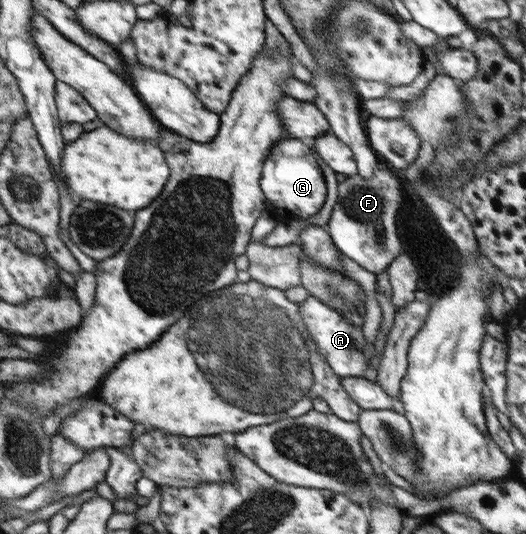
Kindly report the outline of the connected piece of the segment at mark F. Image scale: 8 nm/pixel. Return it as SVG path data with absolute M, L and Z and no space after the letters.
M379 161L371 179L361 179L356 173L338 185L338 197L326 226L341 254L359 267L378 274L402 252L395 235L395 213L403 203L403 189L399 179Z

